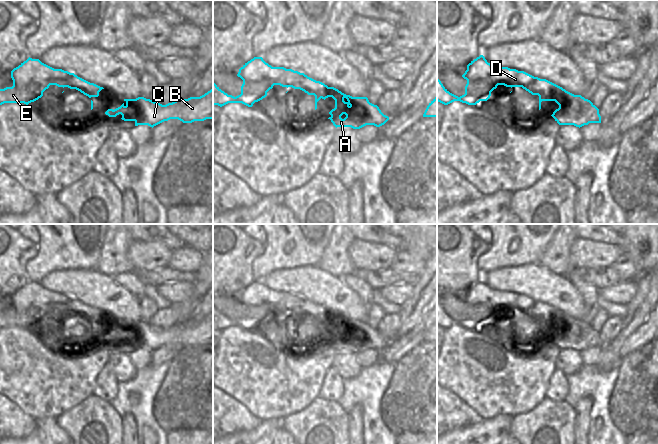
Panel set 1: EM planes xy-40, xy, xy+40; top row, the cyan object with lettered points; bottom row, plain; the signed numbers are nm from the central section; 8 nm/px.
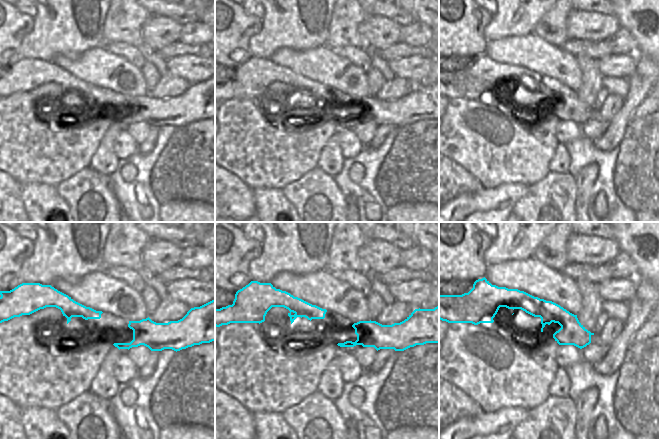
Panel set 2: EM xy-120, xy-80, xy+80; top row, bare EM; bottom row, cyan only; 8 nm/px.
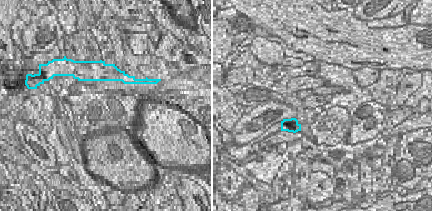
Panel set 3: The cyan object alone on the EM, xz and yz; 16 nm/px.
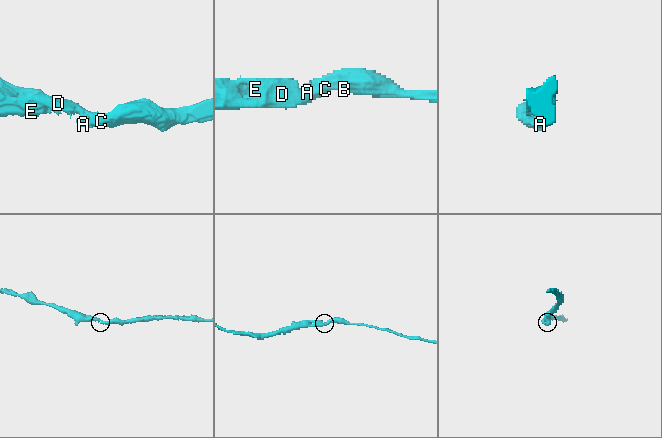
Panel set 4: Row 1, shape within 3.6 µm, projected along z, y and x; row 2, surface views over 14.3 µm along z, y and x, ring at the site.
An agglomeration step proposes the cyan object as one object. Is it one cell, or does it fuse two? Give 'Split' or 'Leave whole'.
Leave whole.

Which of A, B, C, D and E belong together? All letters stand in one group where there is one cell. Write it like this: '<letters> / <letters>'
A B C D E

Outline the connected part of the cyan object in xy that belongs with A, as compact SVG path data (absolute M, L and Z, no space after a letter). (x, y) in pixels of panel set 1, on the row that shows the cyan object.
M254 57L245 63L237 76L243 80L243 84L241 94L236 97L228 95L213 82L213 105L222 107L228 103L242 103L252 107L255 102L265 98L274 85L280 85L314 95L315 110L321 98L325 100L332 97L335 100L335 108L329 112L331 116L328 119L336 128L360 129L366 125L380 127L389 120L389 117L384 115L377 105L370 103L367 97L352 97L304 73L284 67L272 67L262 57Z

